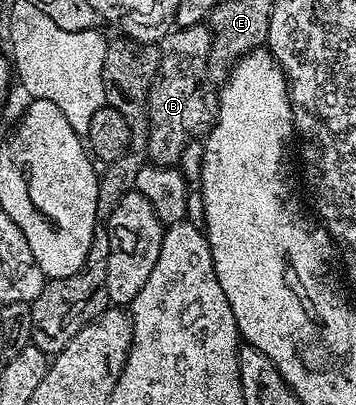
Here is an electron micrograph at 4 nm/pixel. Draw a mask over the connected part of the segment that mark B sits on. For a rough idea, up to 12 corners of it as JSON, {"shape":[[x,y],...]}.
{"shape":[[212,29],[159,43],[148,161],[177,166],[219,105],[207,72]]}

